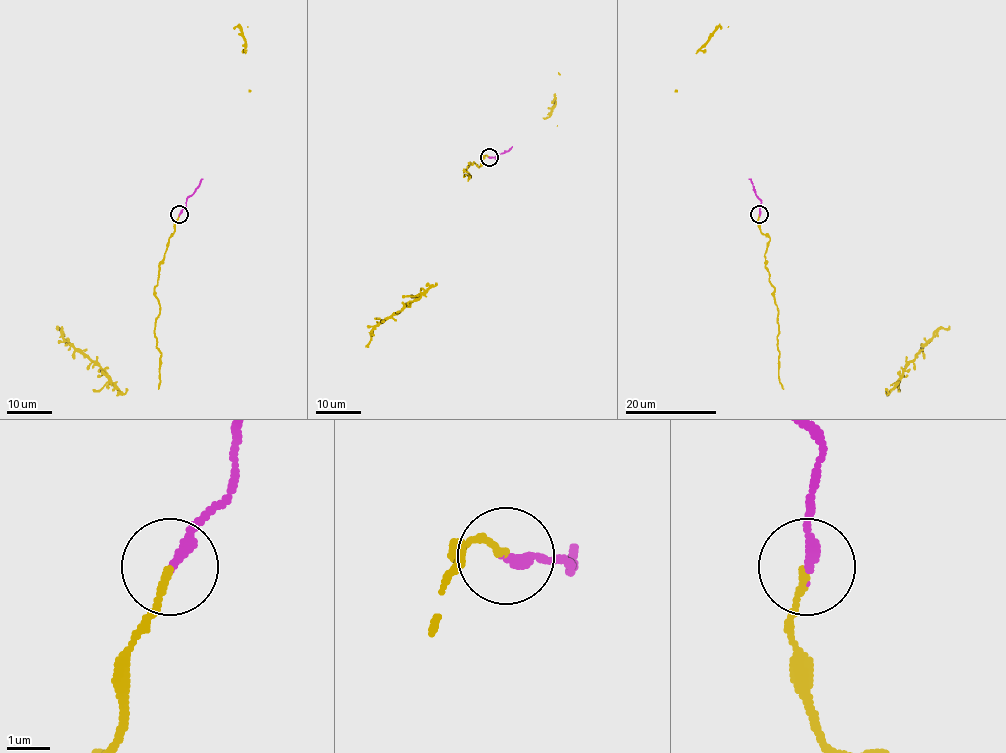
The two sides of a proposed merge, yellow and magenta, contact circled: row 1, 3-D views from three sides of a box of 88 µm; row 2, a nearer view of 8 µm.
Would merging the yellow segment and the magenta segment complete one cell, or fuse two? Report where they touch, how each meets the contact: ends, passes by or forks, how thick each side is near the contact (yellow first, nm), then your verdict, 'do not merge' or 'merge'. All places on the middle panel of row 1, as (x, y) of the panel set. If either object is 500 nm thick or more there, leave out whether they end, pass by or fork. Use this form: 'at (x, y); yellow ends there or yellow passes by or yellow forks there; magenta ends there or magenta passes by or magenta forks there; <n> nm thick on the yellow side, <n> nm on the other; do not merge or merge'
at (489, 157); yellow ends there; magenta ends there; 170 nm thick on the yellow side, 240 nm on the other; merge

